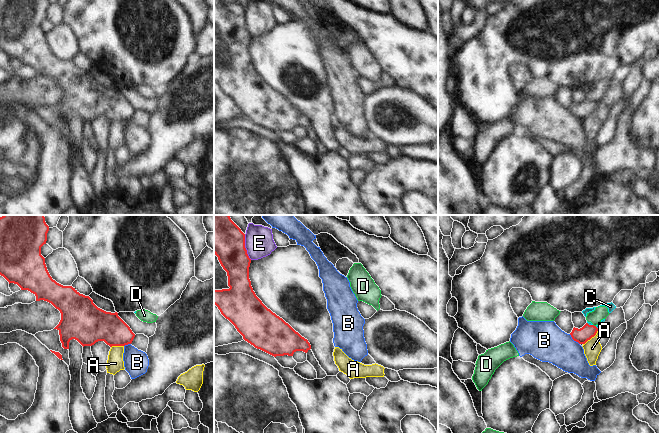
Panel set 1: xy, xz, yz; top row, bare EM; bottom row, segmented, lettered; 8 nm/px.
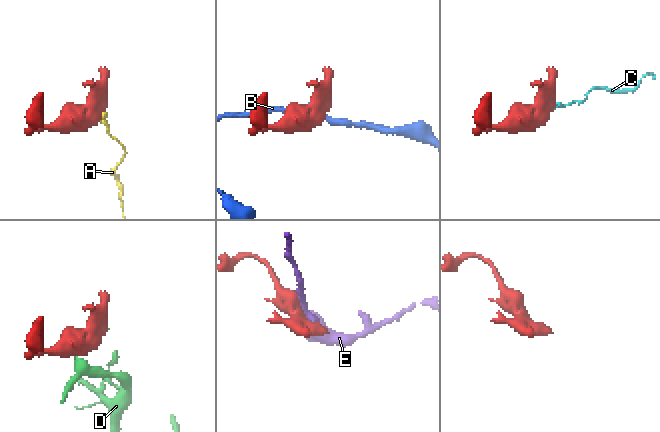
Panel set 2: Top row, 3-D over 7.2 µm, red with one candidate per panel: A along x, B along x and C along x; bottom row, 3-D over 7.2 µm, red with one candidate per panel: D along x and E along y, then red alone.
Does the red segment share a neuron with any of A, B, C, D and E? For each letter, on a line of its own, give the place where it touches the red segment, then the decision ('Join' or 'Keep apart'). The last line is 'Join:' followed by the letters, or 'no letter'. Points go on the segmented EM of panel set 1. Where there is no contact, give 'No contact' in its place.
A: Touches red at yz (591, 337). Keep apart
B: Touches red at yz (574, 340). Keep apart
C: Touches red at yz (590, 325). Keep apart
D: Touches red at yz (593, 325). Keep apart
E: Touches red at xz (244, 247). Keep apart
Join: no letter

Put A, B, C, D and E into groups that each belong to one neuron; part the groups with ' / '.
A E / B / C D

